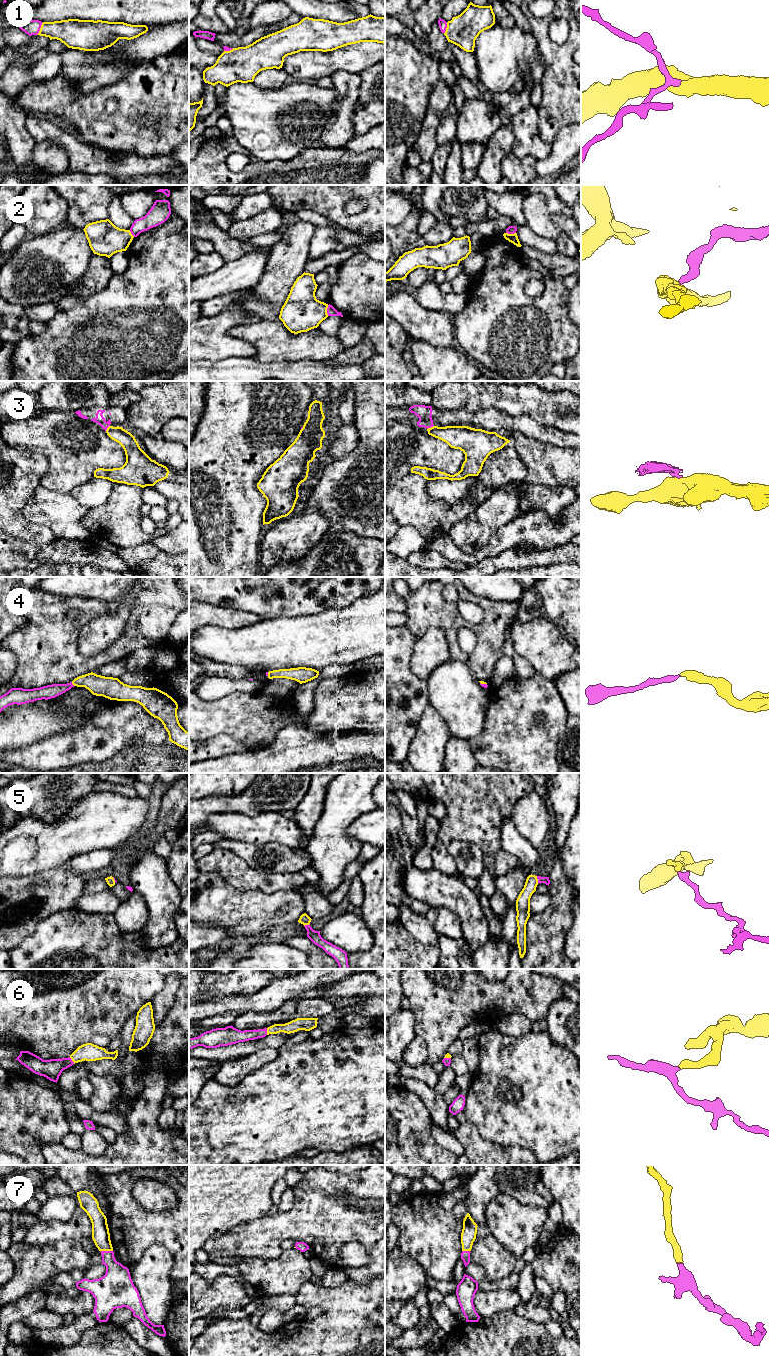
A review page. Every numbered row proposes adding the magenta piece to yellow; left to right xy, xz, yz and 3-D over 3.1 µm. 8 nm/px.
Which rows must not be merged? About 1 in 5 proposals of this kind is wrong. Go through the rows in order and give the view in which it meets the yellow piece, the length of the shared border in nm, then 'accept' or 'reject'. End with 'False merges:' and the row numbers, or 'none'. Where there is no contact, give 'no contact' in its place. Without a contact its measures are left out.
1: meets yellow in xy; contact 120 nm long; accept
2: meets yellow in xz; contact 90 nm long; reject
3: meets yellow in yz; contact 70 nm long; reject
4: meets yellow in xy; contact 40 nm long; accept
5: meets yellow in yz; contact 70 nm long; accept
6: meets yellow in xy; contact 70 nm long; accept
7: meets yellow in xy; contact 100 nm long; accept
False merges: 2, 3

